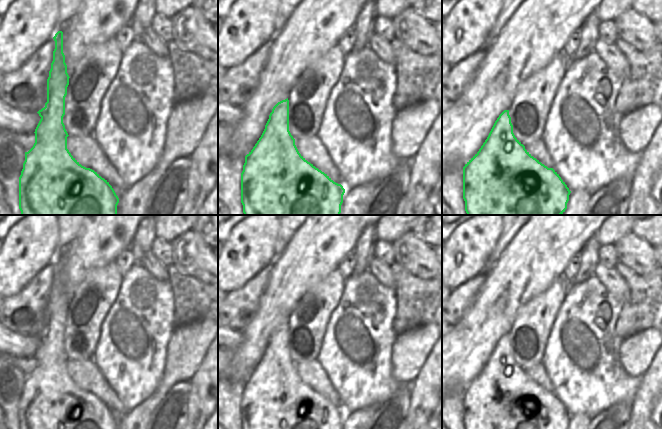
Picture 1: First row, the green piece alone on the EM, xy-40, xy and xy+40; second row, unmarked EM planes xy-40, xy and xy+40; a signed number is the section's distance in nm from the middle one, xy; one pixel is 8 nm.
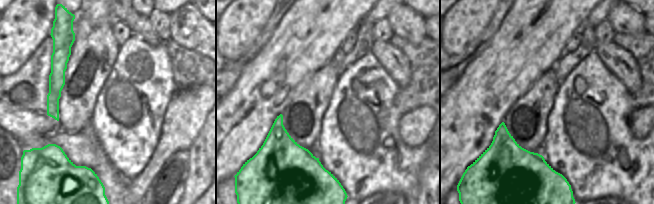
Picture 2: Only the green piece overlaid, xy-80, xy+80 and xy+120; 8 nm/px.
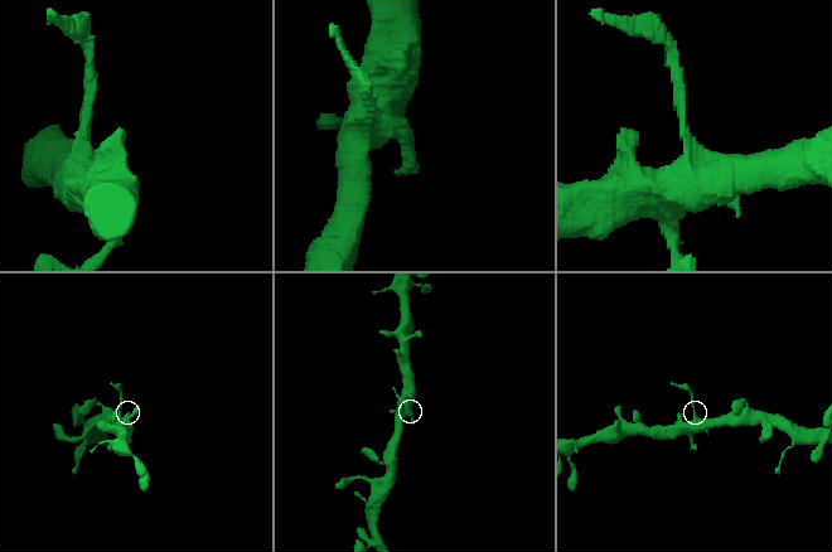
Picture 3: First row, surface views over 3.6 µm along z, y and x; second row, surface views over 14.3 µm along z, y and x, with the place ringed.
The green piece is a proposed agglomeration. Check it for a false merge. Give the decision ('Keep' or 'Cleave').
Cleave.

